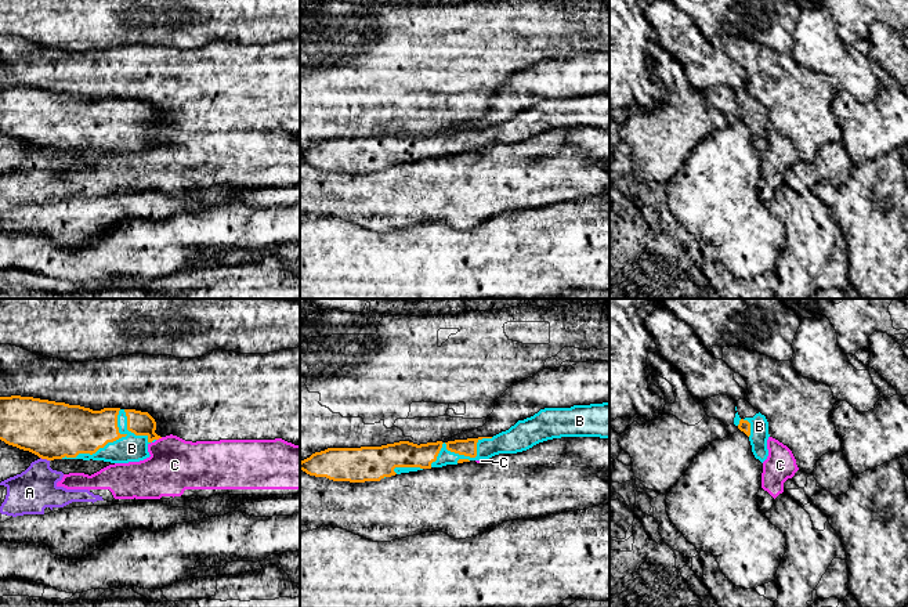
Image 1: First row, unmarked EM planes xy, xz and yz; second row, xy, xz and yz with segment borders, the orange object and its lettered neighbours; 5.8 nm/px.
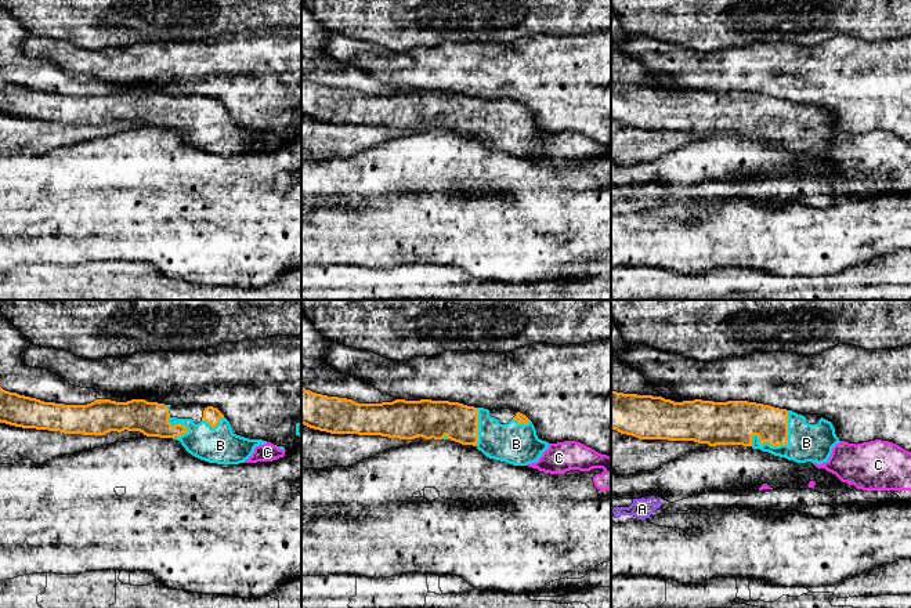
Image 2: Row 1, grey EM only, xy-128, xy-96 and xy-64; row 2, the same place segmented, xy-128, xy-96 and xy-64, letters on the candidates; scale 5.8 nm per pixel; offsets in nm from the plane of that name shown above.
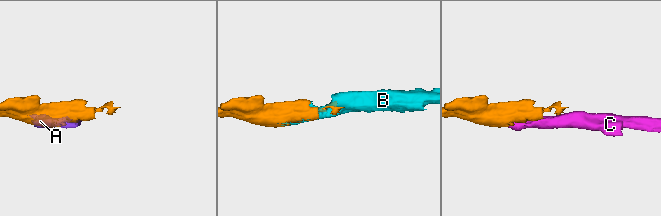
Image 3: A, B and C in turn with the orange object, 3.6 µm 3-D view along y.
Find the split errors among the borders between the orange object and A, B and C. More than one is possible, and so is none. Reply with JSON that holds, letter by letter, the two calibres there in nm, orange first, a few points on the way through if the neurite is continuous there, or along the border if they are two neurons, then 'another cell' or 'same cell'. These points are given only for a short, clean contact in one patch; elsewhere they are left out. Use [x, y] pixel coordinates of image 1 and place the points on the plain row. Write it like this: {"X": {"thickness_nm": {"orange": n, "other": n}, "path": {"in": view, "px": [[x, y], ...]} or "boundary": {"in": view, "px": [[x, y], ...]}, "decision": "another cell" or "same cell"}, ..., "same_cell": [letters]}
{"A": {"thickness_nm": {"orange": 340, "other": 260}, "boundary": {"in": "xy", "px": [[40, 147], [49, 151]]}, "decision": "another cell"}, "B": {"thickness_nm": {"orange": 100, "other": 120}, "decision": "same cell"}, "C": {"thickness_nm": {"orange": 140, "other": 300}, "boundary": {"in": "xy", "px": [[162, 127], [156, 130]]}, "decision": "another cell"}, "same_cell": ["B"]}

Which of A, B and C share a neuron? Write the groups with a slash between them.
A C / B

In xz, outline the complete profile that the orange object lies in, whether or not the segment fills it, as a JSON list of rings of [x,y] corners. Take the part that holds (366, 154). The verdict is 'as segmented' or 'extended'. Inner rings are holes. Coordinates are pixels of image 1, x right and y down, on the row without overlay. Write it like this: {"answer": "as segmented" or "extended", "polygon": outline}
{"answer": "extended", "polygon": [[[609,93],[545,98],[493,127],[420,136],[399,131],[381,137],[328,138],[301,151],[300,160],[333,171],[380,171],[401,163],[517,144],[561,127],[609,129]]]}

